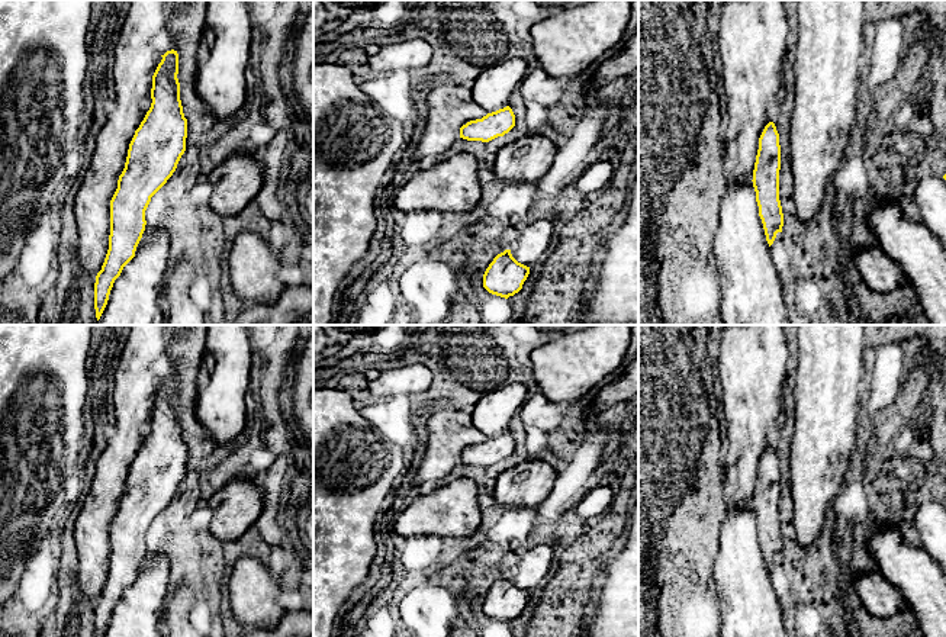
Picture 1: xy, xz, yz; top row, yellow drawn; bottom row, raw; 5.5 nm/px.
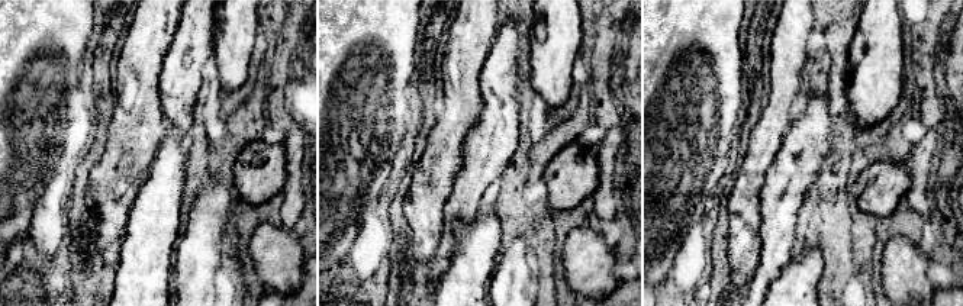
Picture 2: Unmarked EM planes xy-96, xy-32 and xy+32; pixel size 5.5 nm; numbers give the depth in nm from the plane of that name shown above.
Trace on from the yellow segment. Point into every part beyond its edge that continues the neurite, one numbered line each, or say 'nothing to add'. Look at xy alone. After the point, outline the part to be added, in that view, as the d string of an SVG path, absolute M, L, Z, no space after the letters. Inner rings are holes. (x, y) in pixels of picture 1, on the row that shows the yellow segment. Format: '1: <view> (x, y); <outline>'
1: xy (135, 57); M128 0L115 48L115 96L74 199L77 257L87 274L97 276L109 250L110 200L129 144L148 112L152 71L160 57L154 39L165 29L164 0Z

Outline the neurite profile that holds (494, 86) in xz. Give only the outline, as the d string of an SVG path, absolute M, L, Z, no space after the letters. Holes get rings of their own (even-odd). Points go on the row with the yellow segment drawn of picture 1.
M512 58L482 70L473 81L472 96L488 113L509 106L530 67L525 59Z

